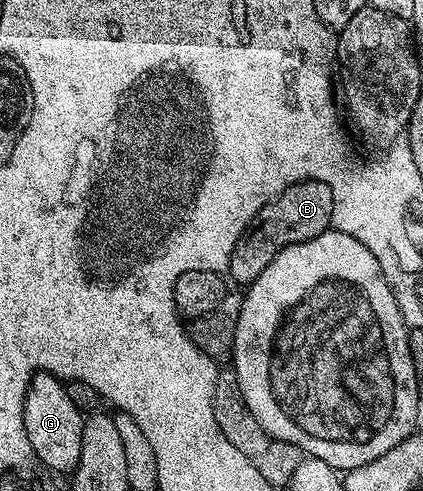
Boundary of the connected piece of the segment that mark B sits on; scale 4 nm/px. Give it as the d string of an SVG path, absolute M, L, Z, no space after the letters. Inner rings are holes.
M304 179L285 191L281 191L275 199L269 199L264 206L251 216L248 228L240 233L232 244L227 274L232 275L236 283L251 285L255 279L274 261L274 257L282 249L295 243L310 241L333 226L332 212L336 206L330 193L330 185L317 179Z

